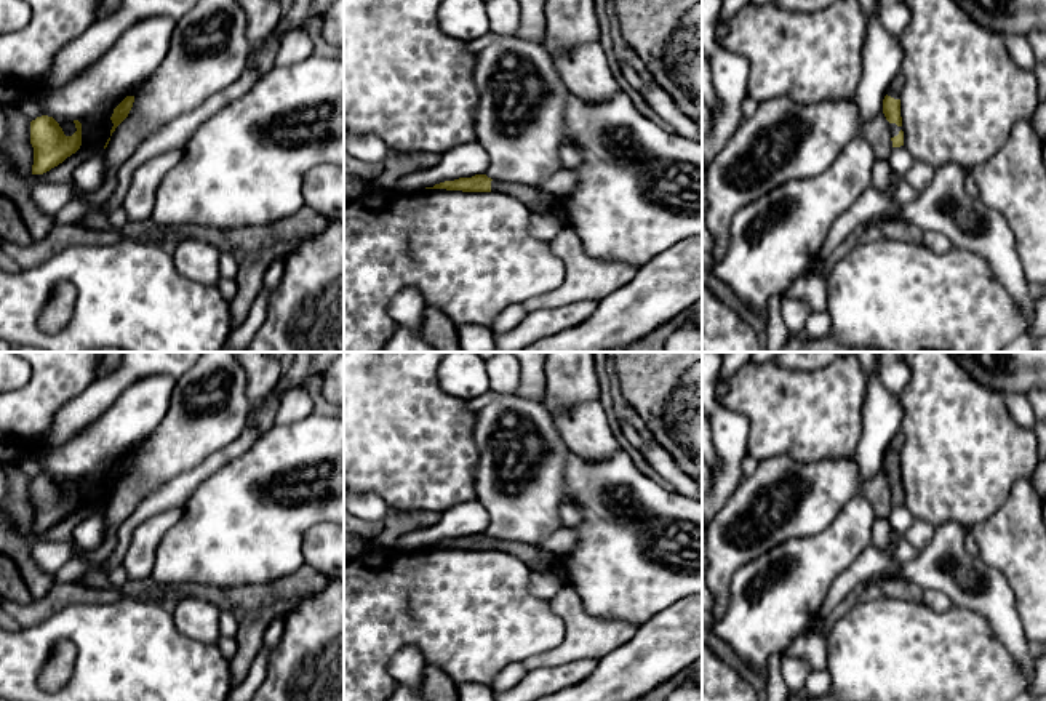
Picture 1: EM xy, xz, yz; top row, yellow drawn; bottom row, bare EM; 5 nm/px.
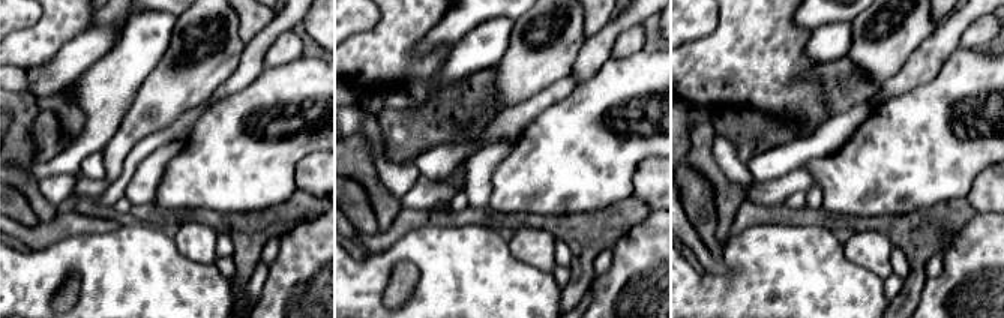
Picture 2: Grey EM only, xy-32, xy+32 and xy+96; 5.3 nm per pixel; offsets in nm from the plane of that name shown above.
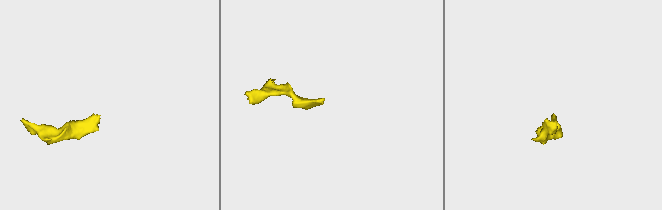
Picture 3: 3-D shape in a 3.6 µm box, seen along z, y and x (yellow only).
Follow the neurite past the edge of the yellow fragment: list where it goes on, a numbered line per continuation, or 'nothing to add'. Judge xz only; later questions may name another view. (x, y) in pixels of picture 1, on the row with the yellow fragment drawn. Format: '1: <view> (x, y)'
1: xz (531, 197)

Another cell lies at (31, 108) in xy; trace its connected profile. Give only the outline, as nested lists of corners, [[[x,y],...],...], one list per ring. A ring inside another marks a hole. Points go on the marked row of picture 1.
[[[19,98],[18,99],[19,106],[21,106],[21,110],[24,112],[24,115],[32,122],[35,120],[37,117],[42,117],[42,115],[46,115],[40,106],[38,101],[35,99],[22,99]]]

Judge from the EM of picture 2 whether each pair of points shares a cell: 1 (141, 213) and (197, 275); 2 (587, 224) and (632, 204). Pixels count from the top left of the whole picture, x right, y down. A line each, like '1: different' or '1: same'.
1: different
2: same

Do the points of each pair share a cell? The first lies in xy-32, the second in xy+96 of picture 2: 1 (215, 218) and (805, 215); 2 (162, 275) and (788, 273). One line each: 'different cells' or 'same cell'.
1: same cell
2: same cell

